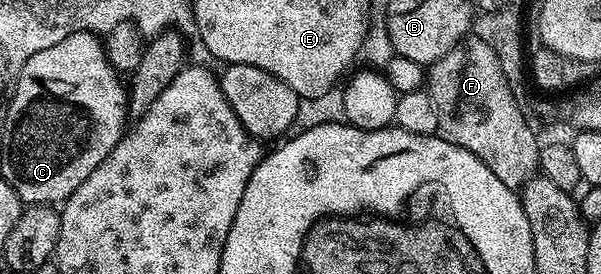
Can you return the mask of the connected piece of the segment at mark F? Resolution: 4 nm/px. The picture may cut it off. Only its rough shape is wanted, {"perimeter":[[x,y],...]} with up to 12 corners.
{"perimeter":[[467,38],[429,65],[437,135],[504,186],[540,140],[500,58]]}

